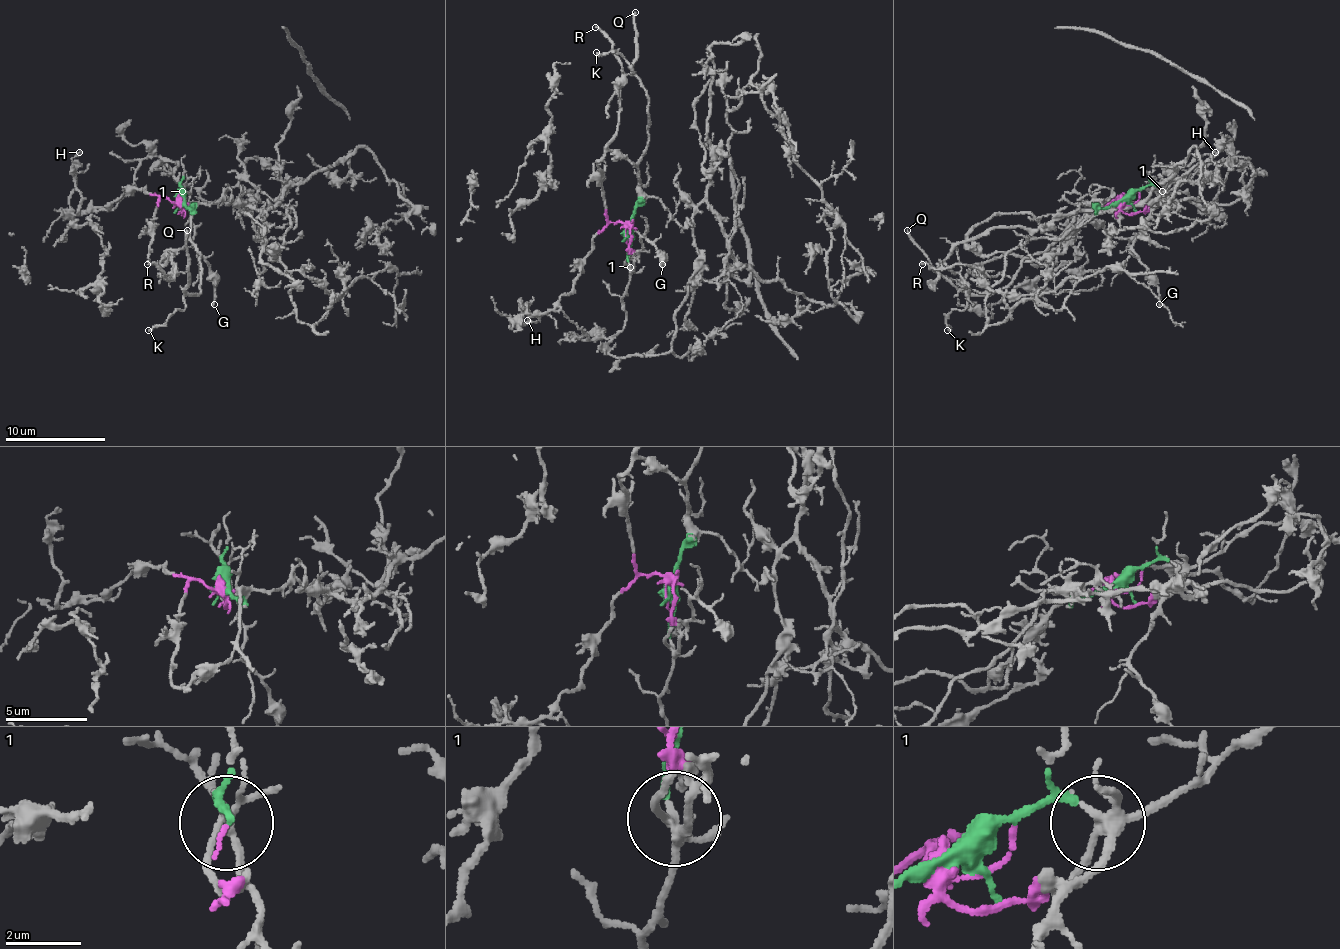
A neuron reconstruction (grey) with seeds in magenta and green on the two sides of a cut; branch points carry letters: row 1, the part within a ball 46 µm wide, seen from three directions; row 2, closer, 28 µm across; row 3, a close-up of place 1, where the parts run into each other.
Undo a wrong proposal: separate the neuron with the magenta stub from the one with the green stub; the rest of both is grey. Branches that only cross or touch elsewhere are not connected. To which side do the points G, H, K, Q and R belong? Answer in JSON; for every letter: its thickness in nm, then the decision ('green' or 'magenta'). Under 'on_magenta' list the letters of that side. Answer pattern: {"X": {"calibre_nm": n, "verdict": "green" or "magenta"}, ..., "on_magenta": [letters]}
{"G": {"calibre_nm": 180, "verdict": "green"}, "H": {"calibre_nm": 140, "verdict": "magenta"}, "K": {"calibre_nm": 200, "verdict": "green"}, "Q": {"calibre_nm": 200, "verdict": "green"}, "R": {"calibre_nm": 180, "verdict": "magenta"}, "on_magenta": ["H", "R"]}

